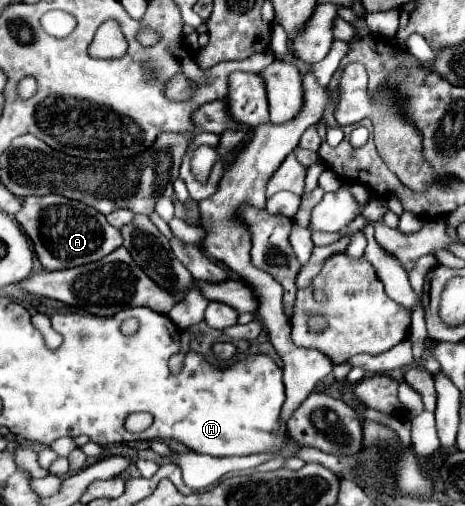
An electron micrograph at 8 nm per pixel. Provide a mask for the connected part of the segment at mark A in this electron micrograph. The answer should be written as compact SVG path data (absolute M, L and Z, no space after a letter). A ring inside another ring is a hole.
M54 193L44 197L26 197L20 213L16 215L16 221L32 239L36 257L48 271L100 261L122 245L120 231L112 227L106 217L100 215L100 211Z

